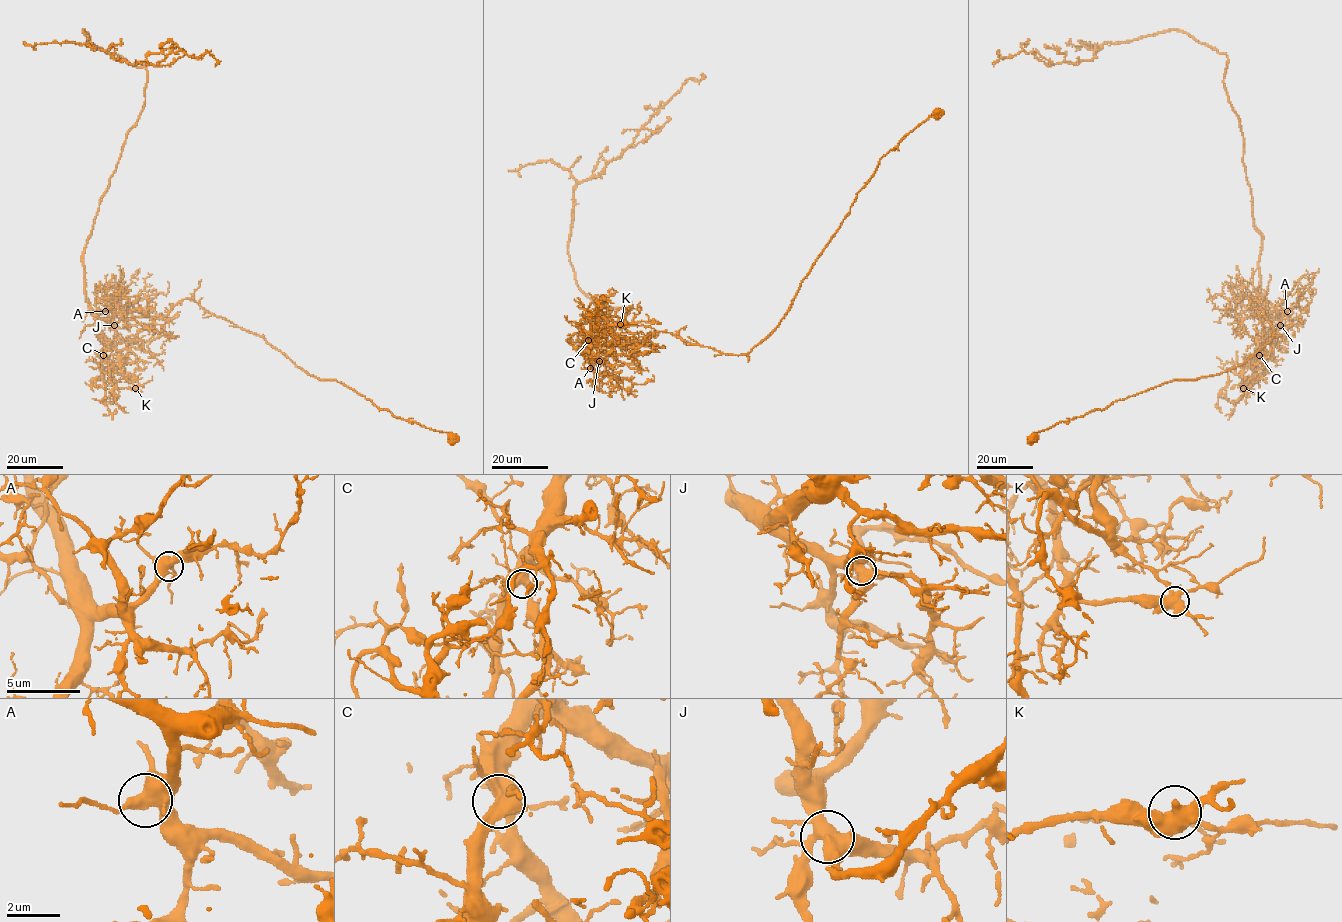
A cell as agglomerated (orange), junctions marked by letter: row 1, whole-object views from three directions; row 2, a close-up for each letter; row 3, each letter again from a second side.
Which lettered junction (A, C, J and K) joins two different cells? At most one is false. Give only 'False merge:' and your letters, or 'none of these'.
False merge: K

